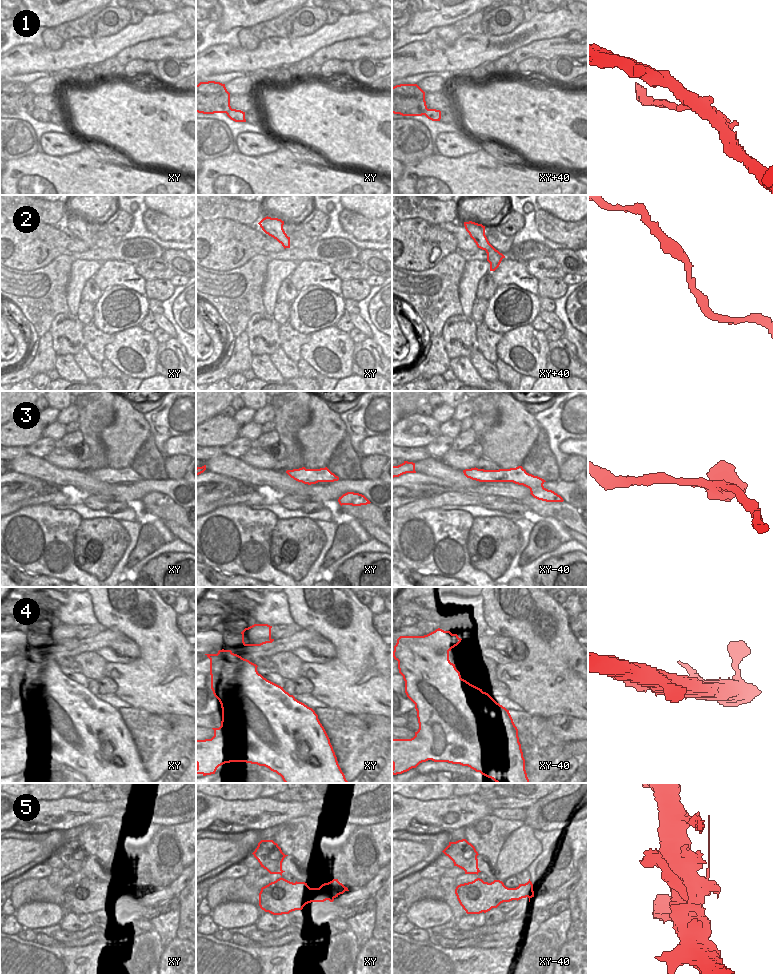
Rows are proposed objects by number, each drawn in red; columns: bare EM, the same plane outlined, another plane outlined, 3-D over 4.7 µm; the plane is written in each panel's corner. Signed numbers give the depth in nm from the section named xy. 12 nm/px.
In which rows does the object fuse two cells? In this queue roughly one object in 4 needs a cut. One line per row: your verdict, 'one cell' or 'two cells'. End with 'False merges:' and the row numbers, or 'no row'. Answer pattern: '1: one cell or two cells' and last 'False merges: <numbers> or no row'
1: one cell
2: one cell
3: one cell
4: one cell
5: one cell
False merges: no row

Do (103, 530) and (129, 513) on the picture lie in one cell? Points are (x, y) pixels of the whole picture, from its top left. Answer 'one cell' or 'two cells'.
two cells

